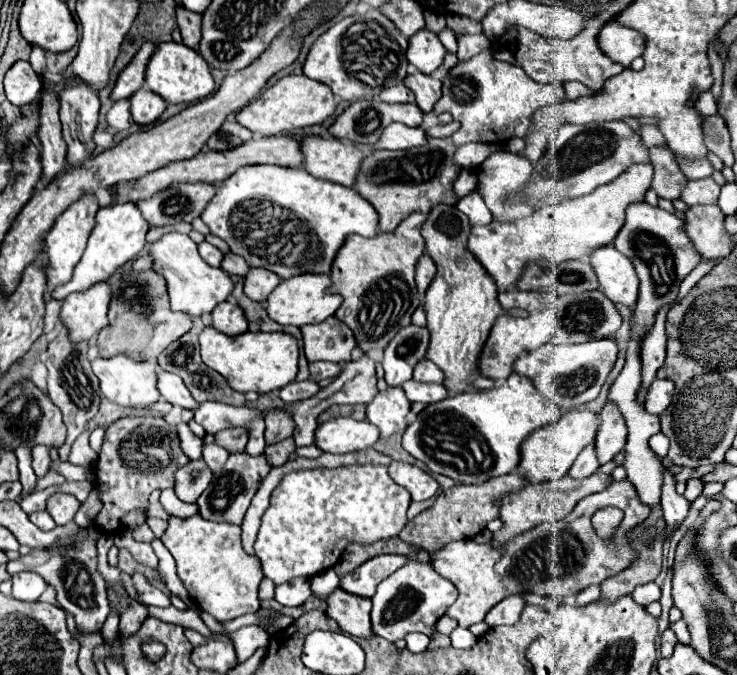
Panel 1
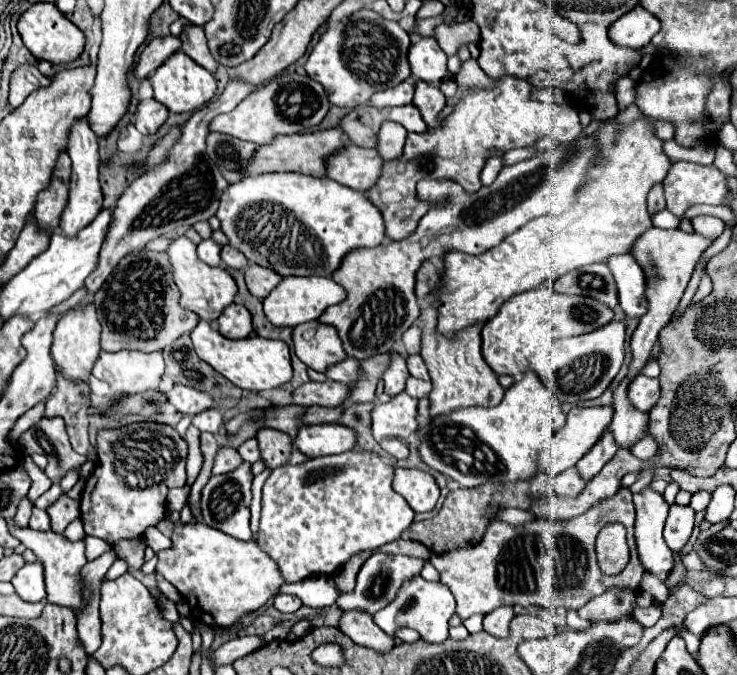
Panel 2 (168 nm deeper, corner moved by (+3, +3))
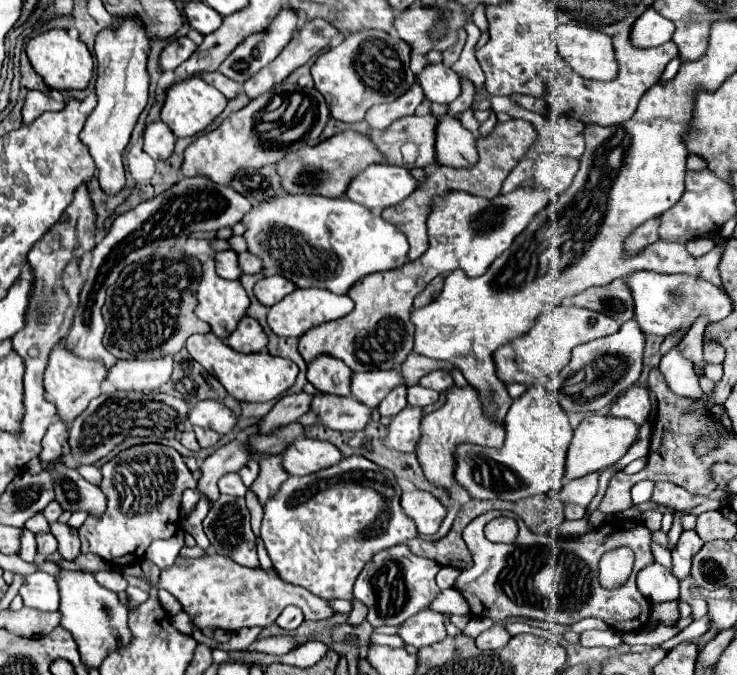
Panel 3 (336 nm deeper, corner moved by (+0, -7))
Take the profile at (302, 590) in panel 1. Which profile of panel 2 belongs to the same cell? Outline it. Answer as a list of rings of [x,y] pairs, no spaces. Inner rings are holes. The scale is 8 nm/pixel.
[[[277,595],[275,597],[275,609],[279,609],[281,613],[295,613],[301,607],[301,599],[295,595]]]

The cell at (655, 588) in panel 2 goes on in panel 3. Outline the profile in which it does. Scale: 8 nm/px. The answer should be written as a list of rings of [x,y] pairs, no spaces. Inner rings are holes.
[[[678,601],[652,605],[652,619],[656,619],[658,623],[662,623],[662,625],[666,625],[666,627],[672,627],[672,625],[676,625],[676,623],[678,623],[678,619],[680,619]]]

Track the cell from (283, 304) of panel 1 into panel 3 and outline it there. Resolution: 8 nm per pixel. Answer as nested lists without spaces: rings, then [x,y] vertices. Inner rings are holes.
[[[298,289],[286,295],[280,303],[272,305],[268,311],[268,325],[280,337],[300,337],[320,323],[336,321],[346,317],[354,309],[354,301],[348,295],[332,295],[328,289]]]

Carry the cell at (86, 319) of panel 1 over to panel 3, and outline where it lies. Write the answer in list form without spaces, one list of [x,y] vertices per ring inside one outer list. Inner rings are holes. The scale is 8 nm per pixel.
[[[60,343],[52,351],[46,373],[44,373],[44,389],[46,389],[44,399],[56,405],[56,415],[68,425],[88,407],[88,403],[96,395],[100,395],[100,385],[104,377],[106,377],[106,371],[104,367],[100,367],[100,363],[88,363],[86,359],[76,359],[76,355],[72,355],[64,347],[64,343]]]

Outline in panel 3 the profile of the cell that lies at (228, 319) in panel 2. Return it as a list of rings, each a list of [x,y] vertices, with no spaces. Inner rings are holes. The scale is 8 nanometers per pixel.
[[[244,317],[240,321],[240,327],[226,339],[226,343],[240,353],[258,353],[266,349],[268,337],[256,319]]]

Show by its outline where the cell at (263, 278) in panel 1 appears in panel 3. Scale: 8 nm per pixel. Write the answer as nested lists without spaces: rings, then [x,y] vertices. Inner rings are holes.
[[[274,275],[274,277],[264,277],[264,279],[260,279],[260,281],[254,285],[254,295],[256,295],[256,299],[258,299],[262,305],[272,307],[274,303],[282,301],[288,293],[292,293],[292,291],[296,291],[296,289],[298,289],[298,287],[296,287],[292,281],[284,279],[282,275]]]

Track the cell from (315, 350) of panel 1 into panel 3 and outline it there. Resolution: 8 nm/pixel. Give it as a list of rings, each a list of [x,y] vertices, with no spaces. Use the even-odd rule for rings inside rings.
[[[320,355],[308,365],[308,381],[320,393],[332,395],[348,395],[350,393],[350,377],[352,371],[340,363],[340,359],[328,359],[328,355]]]

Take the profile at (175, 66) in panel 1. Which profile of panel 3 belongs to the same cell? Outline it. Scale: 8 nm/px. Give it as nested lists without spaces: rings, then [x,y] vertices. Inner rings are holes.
[[[190,77],[166,91],[166,103],[162,107],[160,119],[170,127],[176,137],[194,137],[214,123],[214,119],[224,111],[226,103],[228,99],[224,99],[224,95],[212,85],[204,83],[200,77]]]

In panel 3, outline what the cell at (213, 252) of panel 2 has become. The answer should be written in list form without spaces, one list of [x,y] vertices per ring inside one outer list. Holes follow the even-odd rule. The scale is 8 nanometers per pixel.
[[[234,251],[216,253],[216,273],[224,279],[238,279],[242,269],[238,267],[238,255]]]

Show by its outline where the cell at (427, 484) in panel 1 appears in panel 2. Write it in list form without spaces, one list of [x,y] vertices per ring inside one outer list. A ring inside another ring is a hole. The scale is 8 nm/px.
[[[395,469],[393,489],[401,493],[413,511],[431,511],[439,499],[435,479],[421,469]]]

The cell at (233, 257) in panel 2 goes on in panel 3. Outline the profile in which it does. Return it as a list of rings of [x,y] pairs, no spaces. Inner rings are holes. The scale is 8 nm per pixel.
[[[246,251],[246,253],[240,253],[238,259],[240,259],[240,269],[244,273],[260,273],[262,271],[262,259],[260,257]]]

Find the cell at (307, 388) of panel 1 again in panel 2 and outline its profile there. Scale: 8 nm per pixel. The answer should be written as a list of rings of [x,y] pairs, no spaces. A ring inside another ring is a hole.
[[[327,379],[325,383],[309,381],[293,391],[293,403],[305,405],[305,407],[311,407],[311,405],[337,407],[347,401],[347,393],[349,393],[349,385],[341,385],[331,379]]]

